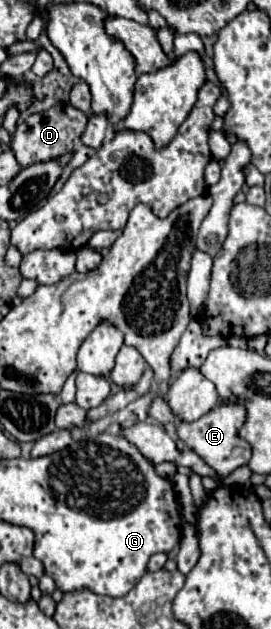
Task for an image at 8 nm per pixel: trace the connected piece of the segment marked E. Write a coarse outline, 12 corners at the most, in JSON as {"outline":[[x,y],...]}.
{"outline":[[218,403],[178,439],[226,477],[250,461],[246,407]]}

